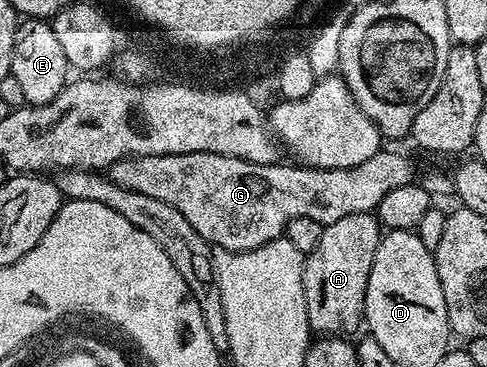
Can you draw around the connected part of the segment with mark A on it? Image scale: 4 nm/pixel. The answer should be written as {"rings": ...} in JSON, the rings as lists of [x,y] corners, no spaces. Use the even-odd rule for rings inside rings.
{"rings":[[[369,211],[353,213],[324,226],[317,249],[310,251],[303,260],[301,273],[309,325],[316,336],[351,337],[361,327],[369,269],[373,269],[373,257],[377,257],[377,245],[384,234],[378,218]]]}

